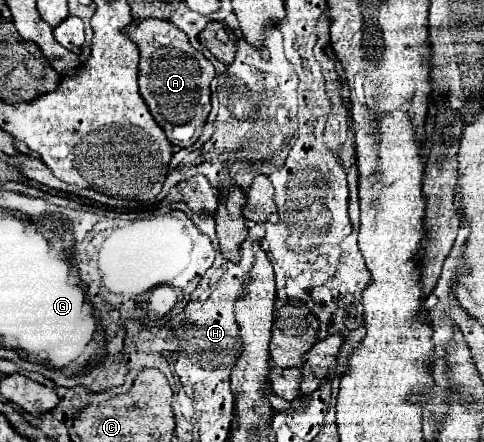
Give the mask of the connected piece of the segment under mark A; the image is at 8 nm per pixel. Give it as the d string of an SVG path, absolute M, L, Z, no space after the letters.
M135 19L135 23L127 25L123 31L127 31L139 47L139 93L153 119L165 131L169 143L177 147L191 147L199 139L201 127L211 111L209 83L215 77L211 61L189 45L189 39L181 29L163 19Z

